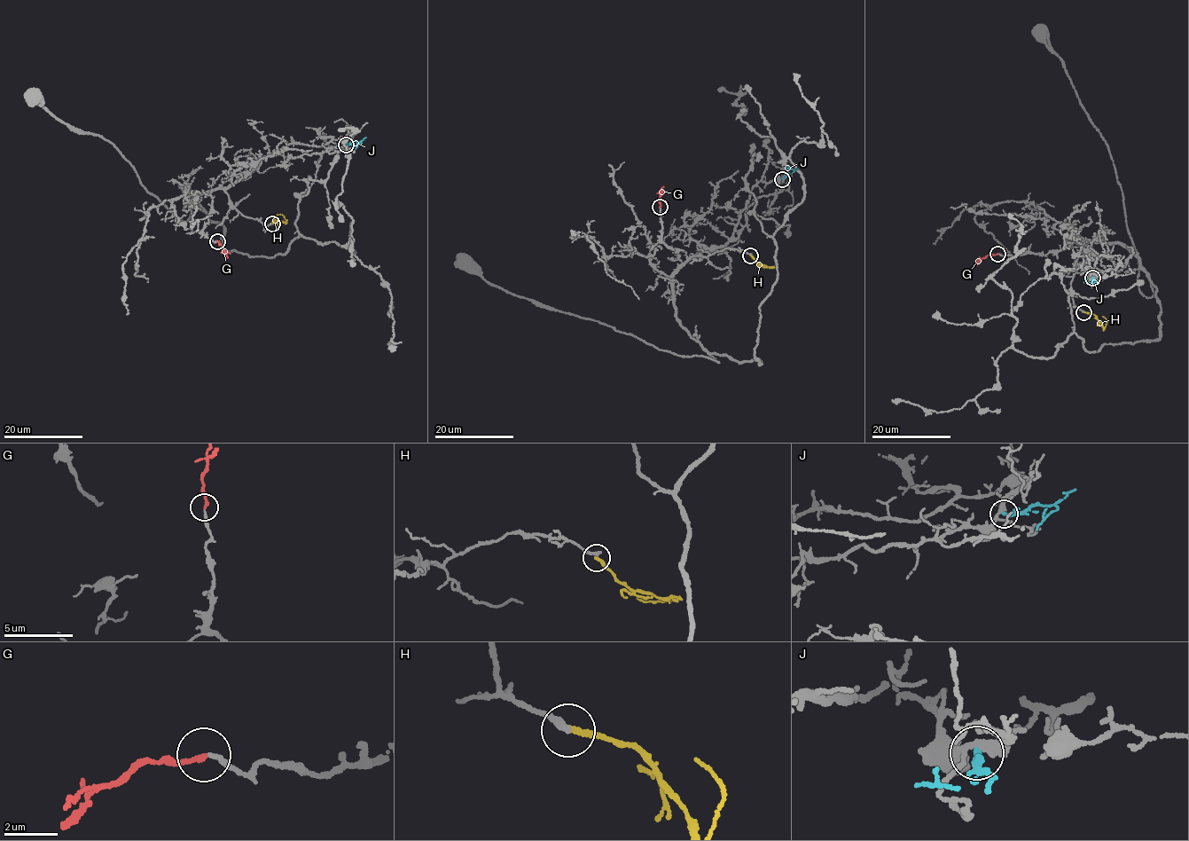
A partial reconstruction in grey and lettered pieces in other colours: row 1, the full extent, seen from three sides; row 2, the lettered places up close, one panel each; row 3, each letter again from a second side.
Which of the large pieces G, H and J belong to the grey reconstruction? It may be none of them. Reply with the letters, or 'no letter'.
G

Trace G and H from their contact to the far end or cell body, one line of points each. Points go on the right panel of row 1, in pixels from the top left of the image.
G: (997, 253), (987, 255), (976, 262)
H: (1084, 312), (1095, 316), (1103, 327), (1106, 321), (1102, 316)

